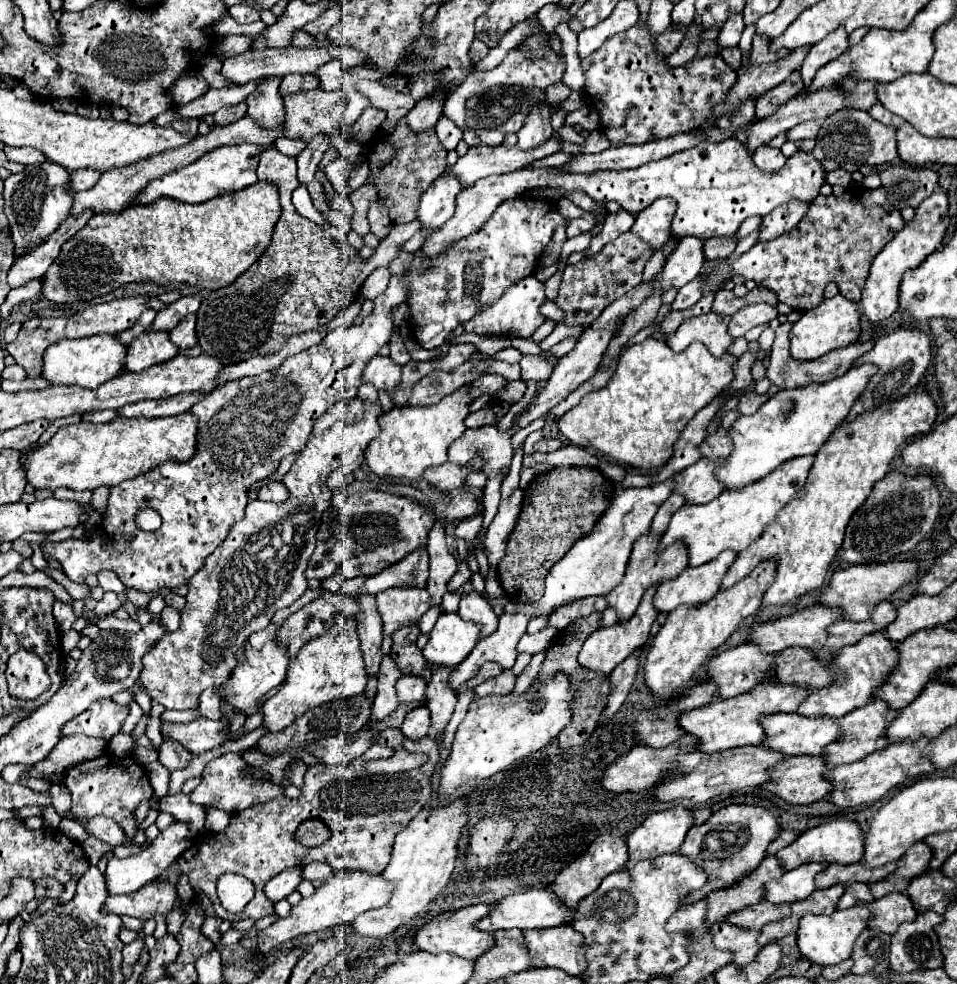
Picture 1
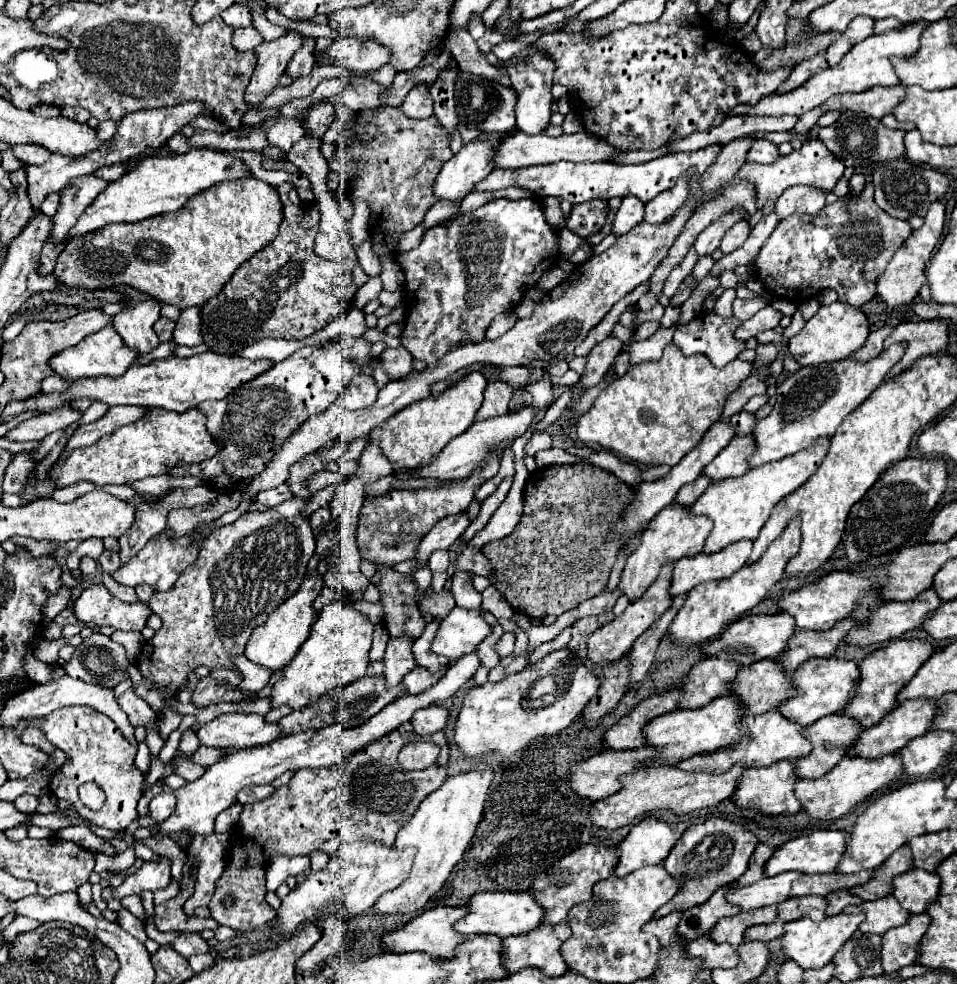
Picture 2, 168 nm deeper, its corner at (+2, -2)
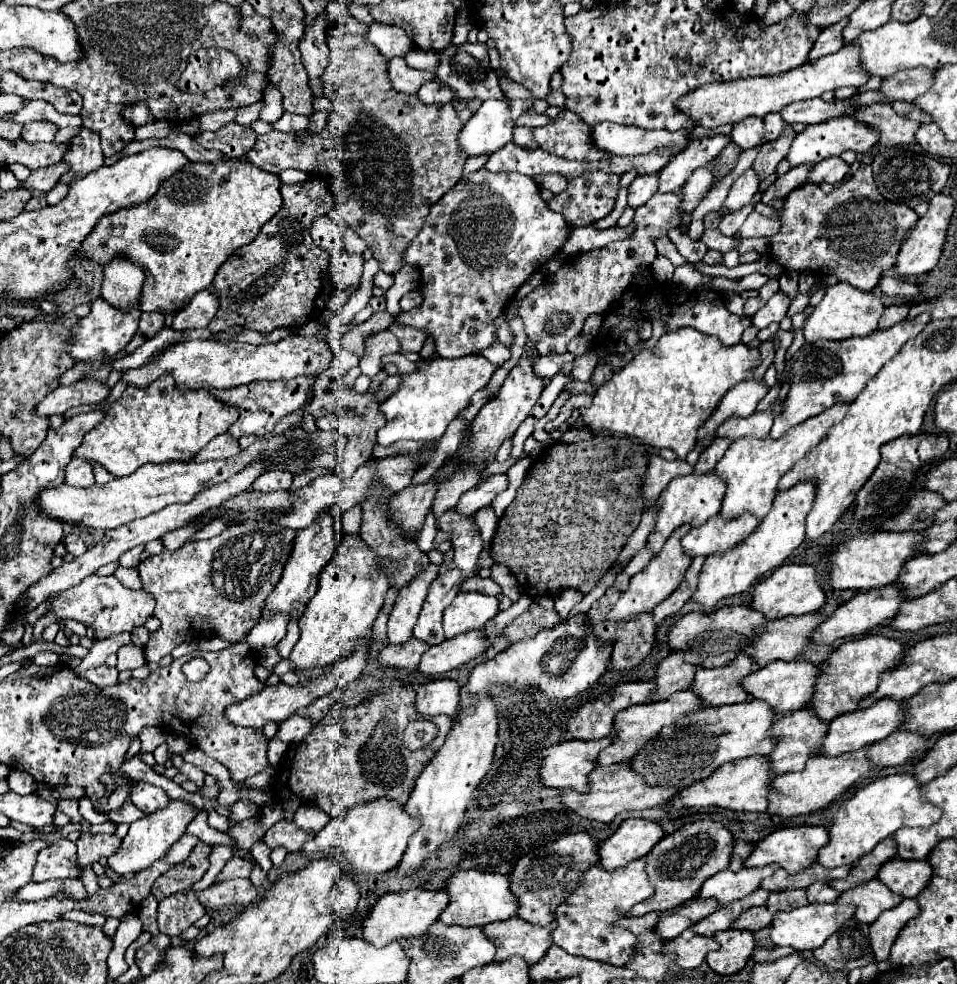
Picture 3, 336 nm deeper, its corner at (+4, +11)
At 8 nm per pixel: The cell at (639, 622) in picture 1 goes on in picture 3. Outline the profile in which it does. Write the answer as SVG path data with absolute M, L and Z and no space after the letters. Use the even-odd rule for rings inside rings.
M679 527L677 531L673 531L673 535L667 539L667 543L663 545L663 549L651 557L651 563L639 571L637 575L631 577L629 589L619 597L619 601L615 603L615 607L609 613L609 621L627 621L631 615L635 613L645 613L645 611L653 611L661 601L665 601L679 585L681 579L685 575L685 571L689 569L691 561L689 555L685 555L683 547L681 547L681 537L689 531L691 527Z

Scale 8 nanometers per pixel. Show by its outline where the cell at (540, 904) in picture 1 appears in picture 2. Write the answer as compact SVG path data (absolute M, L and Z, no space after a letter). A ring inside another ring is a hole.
M479 892L471 898L469 914L455 924L459 934L497 934L501 938L519 936L531 932L535 926L543 924L545 908L539 906L527 892Z

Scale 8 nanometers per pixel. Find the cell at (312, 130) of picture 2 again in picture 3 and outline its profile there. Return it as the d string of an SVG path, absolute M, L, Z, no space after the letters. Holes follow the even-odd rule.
M323 11L317 15L317 21L309 23L305 29L303 41L299 43L301 61L309 73L309 85L313 89L315 97L321 97L321 73L329 65L329 47L325 41L325 29L327 29L327 13Z

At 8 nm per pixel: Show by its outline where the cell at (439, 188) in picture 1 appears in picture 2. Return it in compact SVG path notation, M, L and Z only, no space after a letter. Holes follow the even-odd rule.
M471 140L447 160L433 182L433 196L443 202L463 200L471 188L491 172L491 152L497 144Z

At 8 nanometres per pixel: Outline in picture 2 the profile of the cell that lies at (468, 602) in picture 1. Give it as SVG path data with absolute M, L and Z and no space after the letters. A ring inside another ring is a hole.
M455 572L451 592L457 606L465 610L481 608L481 594L471 584L471 572Z

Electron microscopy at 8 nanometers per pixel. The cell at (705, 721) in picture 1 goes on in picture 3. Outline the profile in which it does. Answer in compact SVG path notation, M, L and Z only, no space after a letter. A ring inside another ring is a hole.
M679 691L677 695L669 697L667 701L641 703L641 705L633 705L633 707L621 711L621 715L617 715L617 719L613 723L613 743L609 747L605 747L605 751L601 751L597 765L611 765L611 763L631 759L649 739L659 735L663 725L671 725L677 719L681 719L685 713L693 713L699 707L701 707L701 701L695 697L693 691Z

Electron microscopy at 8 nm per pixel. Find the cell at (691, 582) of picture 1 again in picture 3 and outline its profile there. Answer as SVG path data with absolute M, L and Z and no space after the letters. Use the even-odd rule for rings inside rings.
M715 515L713 519L709 519L709 523L693 527L681 543L683 549L693 557L713 555L719 551L733 549L739 541L753 533L759 523L761 519L753 519L753 515L741 515L741 519L729 519L729 523L725 523L721 515Z

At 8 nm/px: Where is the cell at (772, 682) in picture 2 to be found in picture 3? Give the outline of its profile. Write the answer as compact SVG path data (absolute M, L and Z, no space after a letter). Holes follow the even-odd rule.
M739 653L729 665L699 669L691 691L703 701L703 705L731 705L741 703L749 695L737 685L739 679L753 671L753 659L747 653Z

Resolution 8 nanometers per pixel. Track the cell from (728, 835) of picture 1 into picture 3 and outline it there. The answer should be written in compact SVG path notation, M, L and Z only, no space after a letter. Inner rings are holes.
M703 819L695 823L687 823L675 833L663 837L649 855L645 855L645 873L649 875L649 883L653 883L653 897L637 903L629 917L641 917L645 913L657 911L663 913L667 909L675 909L677 905L697 897L705 879L713 877L717 871L729 867L729 857L733 851L733 837L729 829L721 823Z

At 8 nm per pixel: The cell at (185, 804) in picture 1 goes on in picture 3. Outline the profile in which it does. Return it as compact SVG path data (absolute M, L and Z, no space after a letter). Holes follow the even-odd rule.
M139 781L135 785L129 799L143 813L153 813L153 811L157 811L157 809L161 809L161 807L165 807L169 803L169 797L165 795L163 789L155 787L155 785L149 785L145 781Z

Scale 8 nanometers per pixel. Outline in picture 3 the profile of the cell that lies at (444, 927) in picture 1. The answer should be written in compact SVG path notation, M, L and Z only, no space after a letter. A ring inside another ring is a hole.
M411 889L401 893L385 893L377 899L373 909L369 911L363 923L363 939L383 947L393 939L401 937L421 937L425 931L439 919L439 913L447 907L449 895L445 891L425 891L425 889Z

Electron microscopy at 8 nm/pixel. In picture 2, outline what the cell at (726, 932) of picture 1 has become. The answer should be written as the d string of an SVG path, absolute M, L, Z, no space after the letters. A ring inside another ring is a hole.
M707 934L687 942L687 956L691 952L693 958L701 958L703 960L703 968L735 968L739 956L737 956L737 948L733 944L717 944L713 942Z

